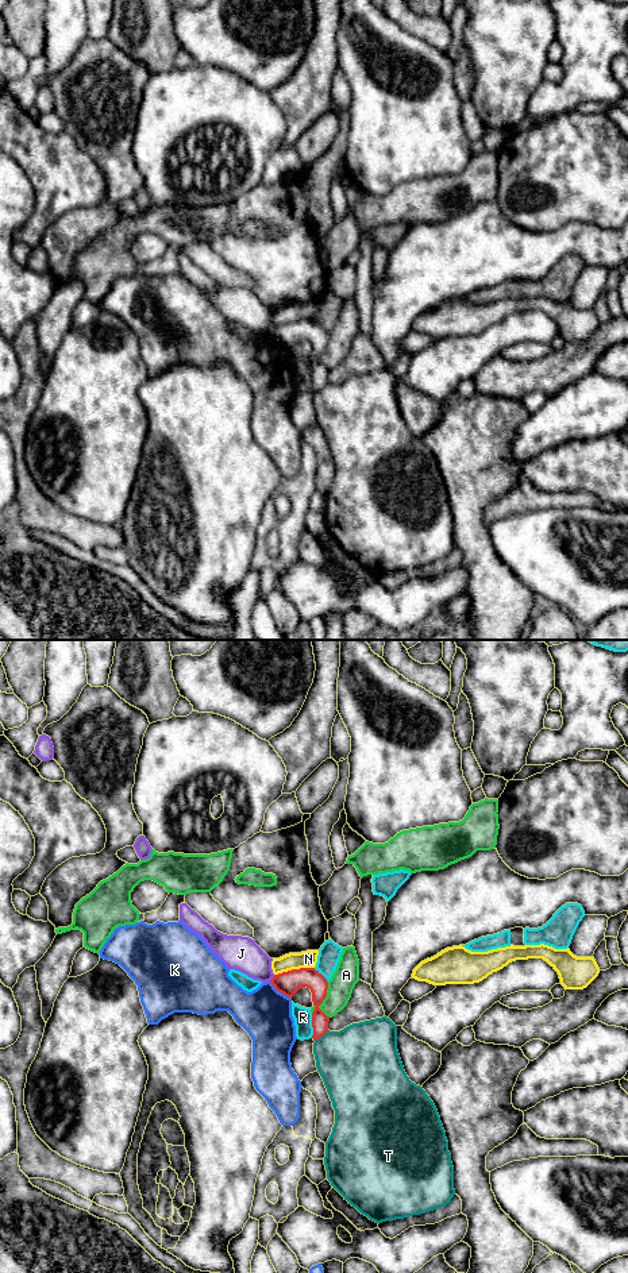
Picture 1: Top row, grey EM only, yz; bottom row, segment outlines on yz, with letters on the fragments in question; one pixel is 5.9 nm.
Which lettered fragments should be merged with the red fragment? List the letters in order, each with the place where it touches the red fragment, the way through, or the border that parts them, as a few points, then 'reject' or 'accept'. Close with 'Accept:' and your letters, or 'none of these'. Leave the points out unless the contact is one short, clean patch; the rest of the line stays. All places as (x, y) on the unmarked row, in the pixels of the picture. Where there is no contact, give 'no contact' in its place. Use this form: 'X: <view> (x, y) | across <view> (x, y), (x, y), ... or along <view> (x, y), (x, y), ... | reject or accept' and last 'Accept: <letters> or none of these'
A: yz (324, 350) | reject
J: yz (273, 330) | along yz (276, 327), (269, 332) | reject
K: yz (280, 343) | reject
N: yz (295, 321) | reject
R: yz (312, 377) | reject
T: yz (322, 388) | reject
Accept: none of these

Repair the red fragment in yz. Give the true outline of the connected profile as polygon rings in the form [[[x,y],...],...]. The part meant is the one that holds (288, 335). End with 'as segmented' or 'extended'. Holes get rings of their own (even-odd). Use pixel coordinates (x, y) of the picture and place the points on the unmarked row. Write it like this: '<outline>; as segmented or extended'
[[[315,320],[292,321],[276,327],[270,335],[278,344],[288,350],[292,350],[303,339],[309,340],[315,358],[312,364],[313,393],[319,391],[328,383],[330,369],[319,360],[327,348],[328,333],[319,323]]]; as segmented

